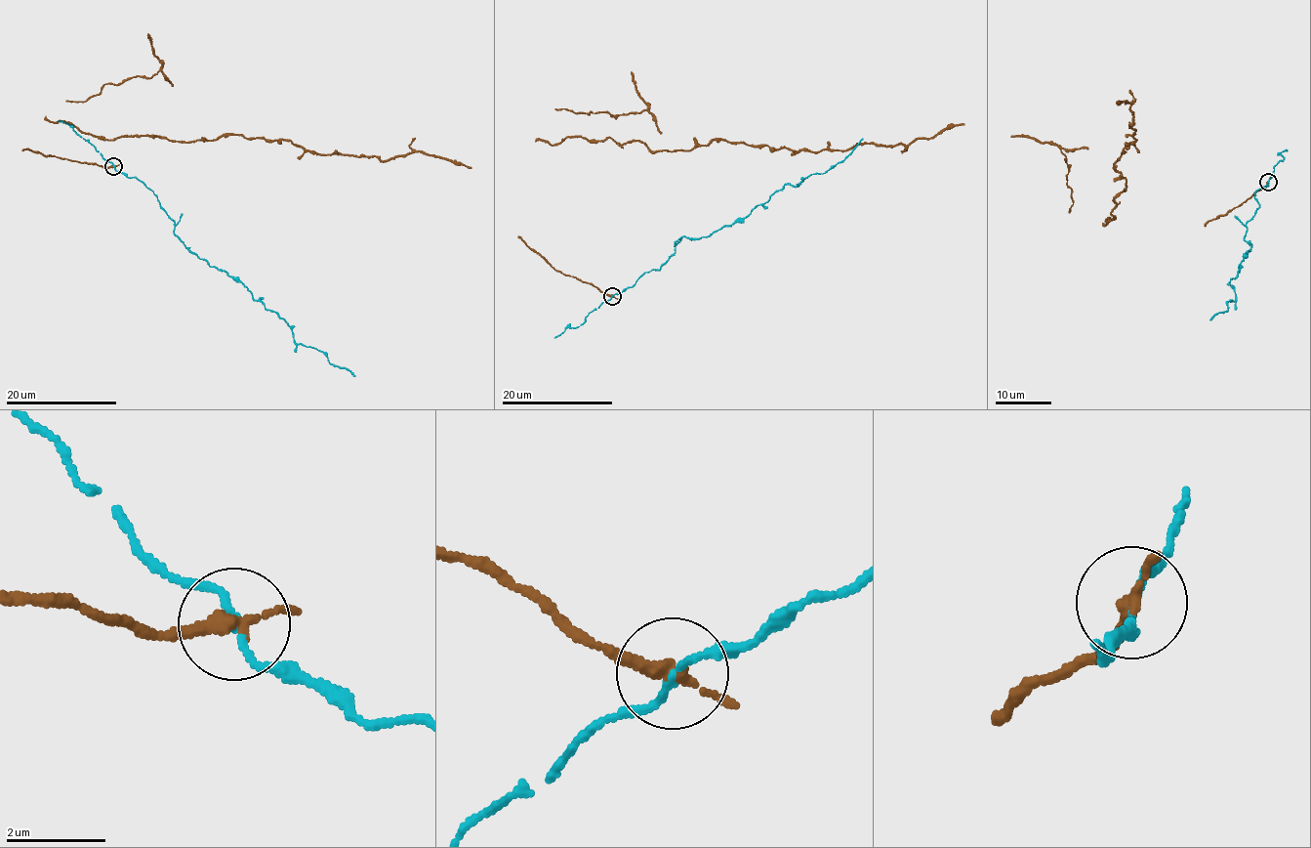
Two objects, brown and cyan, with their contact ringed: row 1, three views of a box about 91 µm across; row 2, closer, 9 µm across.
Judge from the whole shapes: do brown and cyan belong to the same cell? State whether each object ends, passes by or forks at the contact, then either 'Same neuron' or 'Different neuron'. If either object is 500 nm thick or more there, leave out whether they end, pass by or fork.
At the ring brown passes by. At the ring cyan passes by. Different neuron

